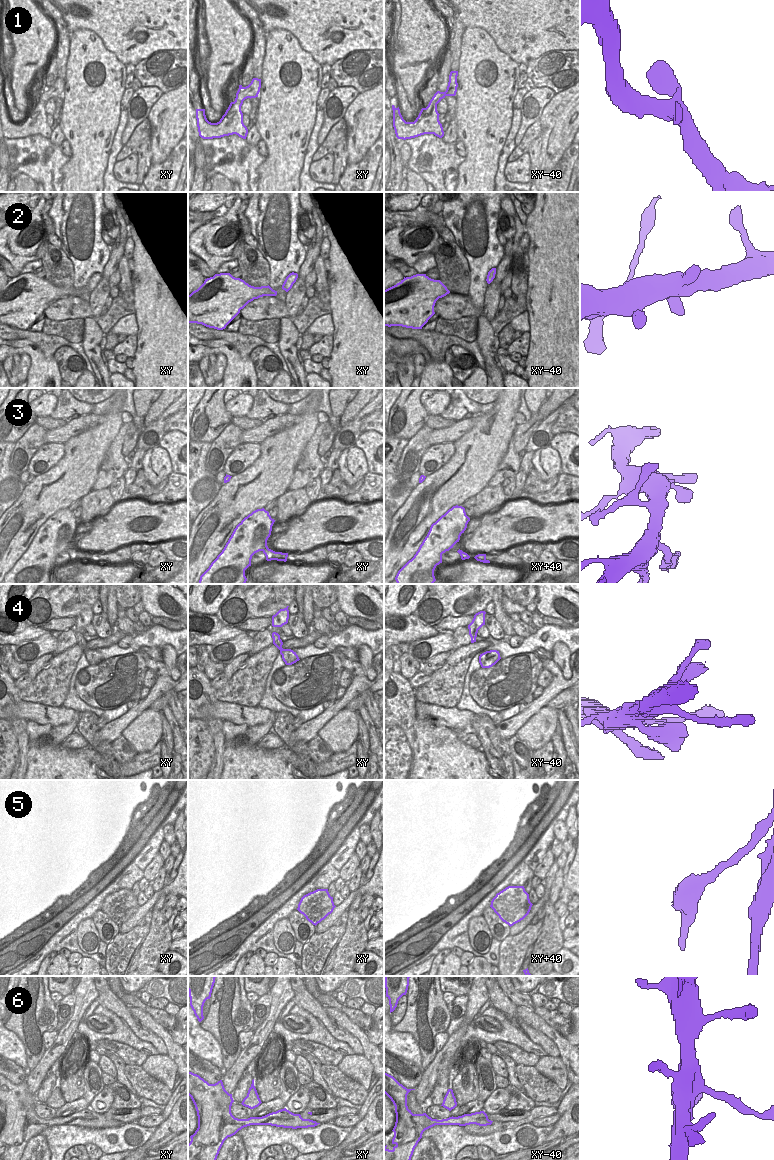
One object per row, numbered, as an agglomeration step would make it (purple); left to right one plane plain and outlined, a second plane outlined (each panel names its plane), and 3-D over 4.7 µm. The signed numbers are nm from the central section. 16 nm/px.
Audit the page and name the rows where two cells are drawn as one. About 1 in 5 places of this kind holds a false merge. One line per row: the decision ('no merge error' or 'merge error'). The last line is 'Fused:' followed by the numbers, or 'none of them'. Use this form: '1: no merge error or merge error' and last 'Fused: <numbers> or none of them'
1: no merge error
2: no merge error
3: no merge error
4: no merge error
5: merge error
6: no merge error
Fused: 5

